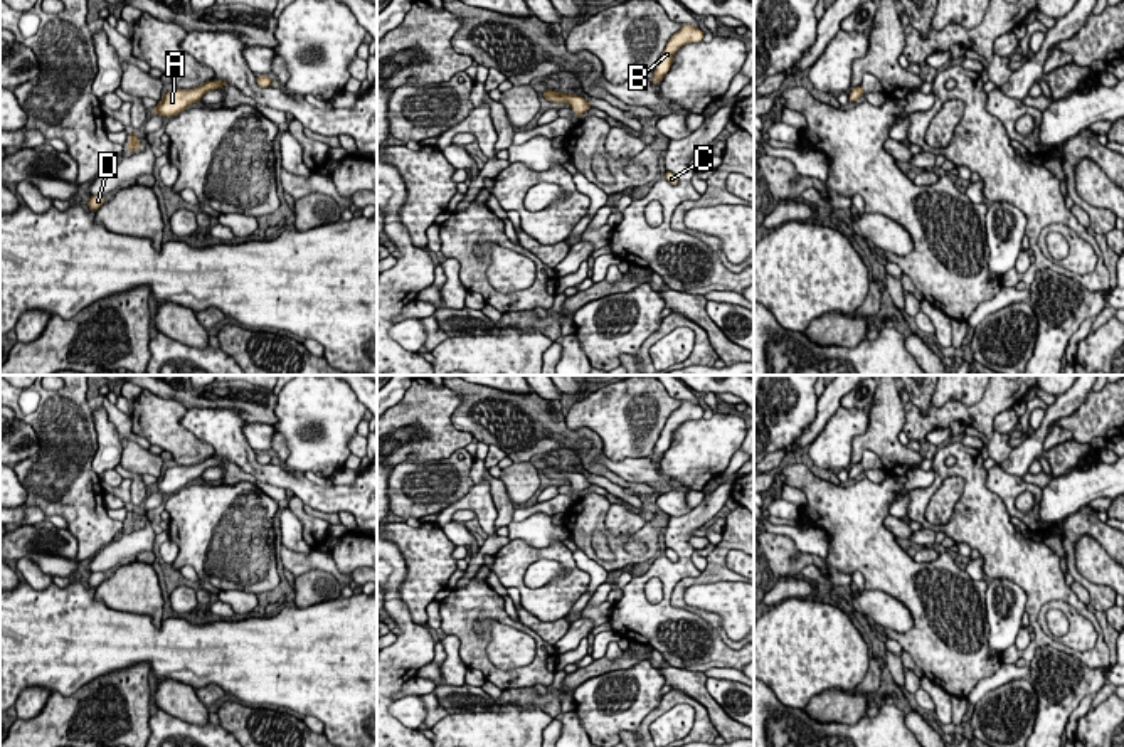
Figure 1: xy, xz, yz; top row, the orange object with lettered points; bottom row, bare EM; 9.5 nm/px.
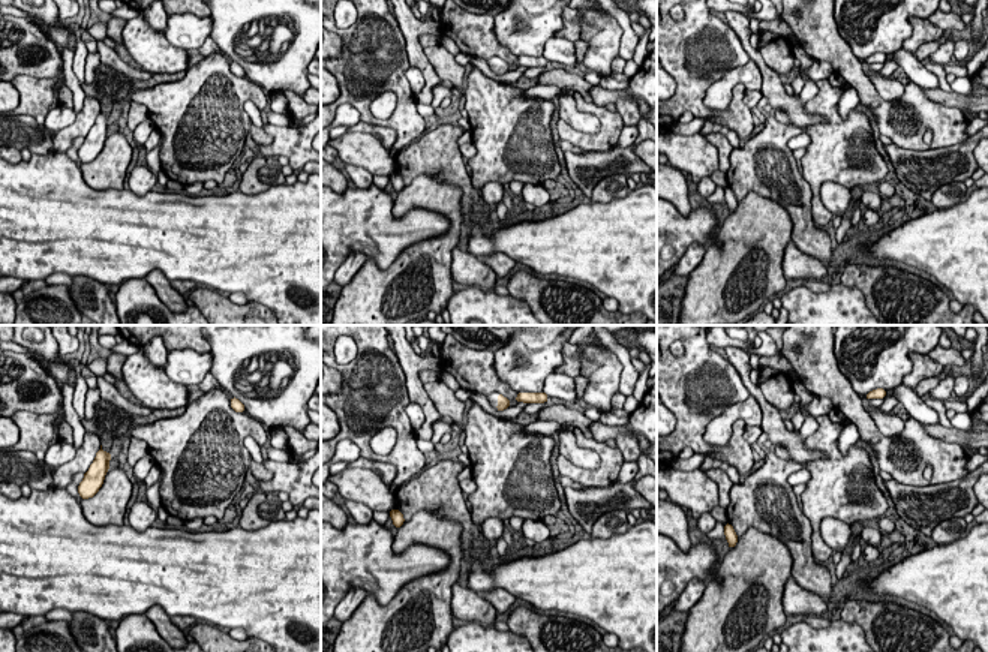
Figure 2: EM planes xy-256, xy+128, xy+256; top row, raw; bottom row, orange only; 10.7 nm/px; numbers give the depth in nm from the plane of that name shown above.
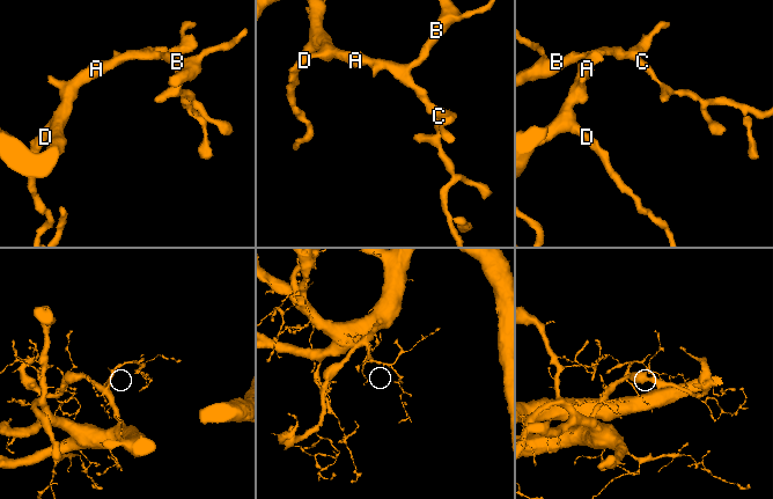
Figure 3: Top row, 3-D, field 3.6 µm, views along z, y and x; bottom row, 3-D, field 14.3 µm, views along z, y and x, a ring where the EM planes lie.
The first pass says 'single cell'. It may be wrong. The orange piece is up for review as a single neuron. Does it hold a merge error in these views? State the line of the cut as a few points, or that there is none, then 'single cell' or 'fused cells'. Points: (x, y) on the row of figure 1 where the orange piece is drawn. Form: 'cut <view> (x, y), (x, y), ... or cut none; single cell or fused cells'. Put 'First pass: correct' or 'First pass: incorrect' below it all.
cut none; single cell
First pass: correct

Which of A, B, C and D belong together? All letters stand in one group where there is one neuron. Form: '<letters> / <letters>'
A B C D

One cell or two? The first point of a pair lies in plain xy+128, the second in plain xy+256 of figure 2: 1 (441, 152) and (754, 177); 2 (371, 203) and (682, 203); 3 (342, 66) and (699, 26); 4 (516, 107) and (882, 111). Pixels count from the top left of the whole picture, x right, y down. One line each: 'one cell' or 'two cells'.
1: one cell
2: two cells
3: one cell
4: two cells

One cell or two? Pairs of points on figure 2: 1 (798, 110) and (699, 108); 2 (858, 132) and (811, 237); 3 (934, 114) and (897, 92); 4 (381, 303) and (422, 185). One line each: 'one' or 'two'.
1: two
2: two
3: two
4: one

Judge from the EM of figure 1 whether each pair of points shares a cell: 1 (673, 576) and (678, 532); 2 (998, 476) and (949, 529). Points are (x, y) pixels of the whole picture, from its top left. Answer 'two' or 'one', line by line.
1: one
2: two

